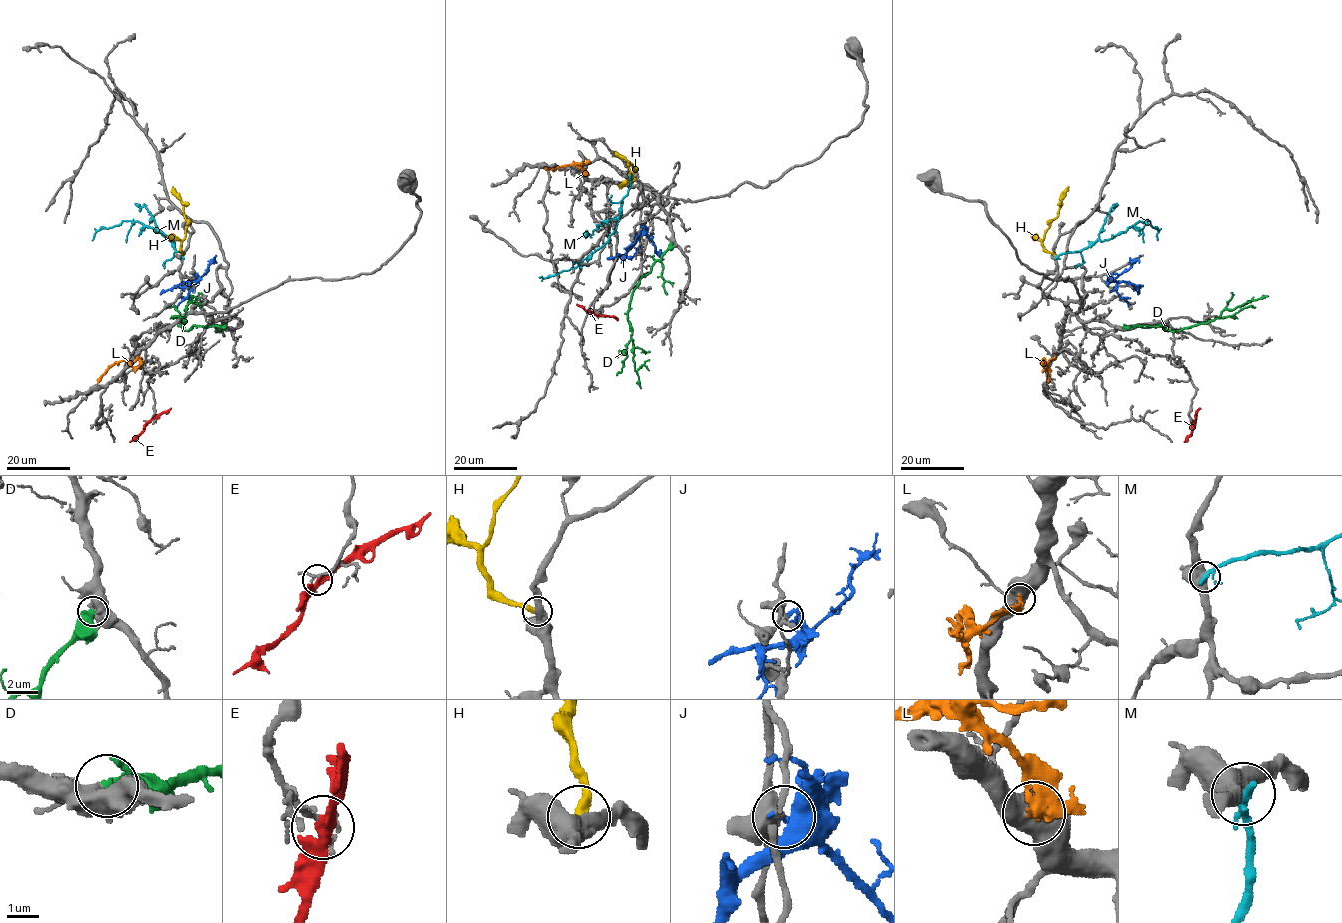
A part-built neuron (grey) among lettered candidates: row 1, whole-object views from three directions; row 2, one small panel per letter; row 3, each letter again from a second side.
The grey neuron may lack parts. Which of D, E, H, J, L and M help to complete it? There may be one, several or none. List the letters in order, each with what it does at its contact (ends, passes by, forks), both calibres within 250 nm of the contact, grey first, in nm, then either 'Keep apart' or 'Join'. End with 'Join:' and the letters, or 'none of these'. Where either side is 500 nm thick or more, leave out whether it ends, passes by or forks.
D: Thickness 500 nm (grey) against 400 nm. Join
E: It passes by. Thickness 130 nm (grey) against 340 nm. Keep apart
H: It ends there. Thickness 480 nm (grey) against 400 nm. Keep apart
J: It ends there. Thickness 320 nm (grey) against 300 nm. Keep apart
L: Thickness 550 nm (grey) against 240 nm. Keep apart
M: Thickness 550 nm (grey) against 240 nm. Keep apart
Join: D

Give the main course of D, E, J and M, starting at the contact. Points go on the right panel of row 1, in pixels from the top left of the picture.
D: (1123, 327), (1158, 325), (1167, 331), (1179, 331), (1214, 320), (1225, 309), (1233, 310), (1268, 296)
E: (1194, 422), (1200, 408)
J: (1111, 275), (1115, 280), (1137, 287), (1126, 284)
M: (1056, 257), (1091, 247), (1098, 240), (1110, 239), (1141, 221), (1149, 221), (1158, 231), (1157, 240)

